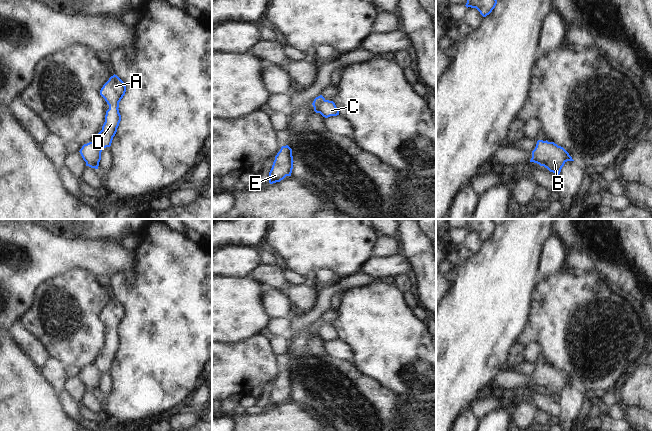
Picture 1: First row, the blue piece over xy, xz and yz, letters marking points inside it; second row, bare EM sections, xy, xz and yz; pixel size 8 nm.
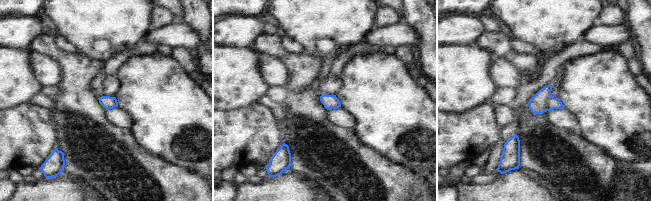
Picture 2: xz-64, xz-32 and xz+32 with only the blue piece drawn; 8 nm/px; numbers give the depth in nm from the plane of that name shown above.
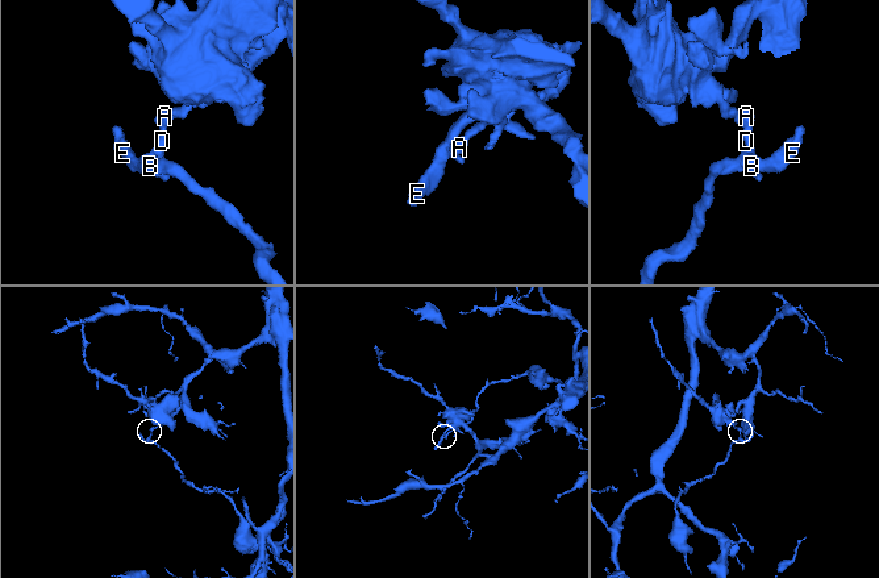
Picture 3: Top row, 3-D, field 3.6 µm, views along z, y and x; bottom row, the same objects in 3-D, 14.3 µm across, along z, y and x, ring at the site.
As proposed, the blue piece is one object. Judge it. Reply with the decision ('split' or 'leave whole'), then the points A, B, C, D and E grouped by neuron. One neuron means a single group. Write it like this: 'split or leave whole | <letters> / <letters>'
split | A C D / B E

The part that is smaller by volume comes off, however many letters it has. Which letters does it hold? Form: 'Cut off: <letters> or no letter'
Cut off: B, E

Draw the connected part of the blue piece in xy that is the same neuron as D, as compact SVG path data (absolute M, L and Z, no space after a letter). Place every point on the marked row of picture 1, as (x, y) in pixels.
M115 74L109 78L100 90L100 95L109 105L109 109L106 111L105 122L102 126L102 130L94 140L102 150L111 146L113 137L117 132L117 128L121 121L121 115L118 109L119 102L125 95L125 92L126 86L124 82Z

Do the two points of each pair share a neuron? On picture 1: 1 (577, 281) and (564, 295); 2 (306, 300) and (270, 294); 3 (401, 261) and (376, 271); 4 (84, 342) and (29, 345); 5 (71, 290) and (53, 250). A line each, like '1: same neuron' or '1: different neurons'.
1: same neuron
2: different neurons
3: same neuron
4: different neurons
5: different neurons

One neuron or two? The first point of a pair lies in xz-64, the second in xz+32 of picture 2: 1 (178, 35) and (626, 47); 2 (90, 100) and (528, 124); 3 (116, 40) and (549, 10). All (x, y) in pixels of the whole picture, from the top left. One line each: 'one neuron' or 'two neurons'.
1: two neurons
2: one neuron
3: one neuron

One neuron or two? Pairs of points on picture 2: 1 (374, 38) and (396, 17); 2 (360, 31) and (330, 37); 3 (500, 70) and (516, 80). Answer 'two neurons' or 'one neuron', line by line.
1: two neurons
2: one neuron
3: one neuron

